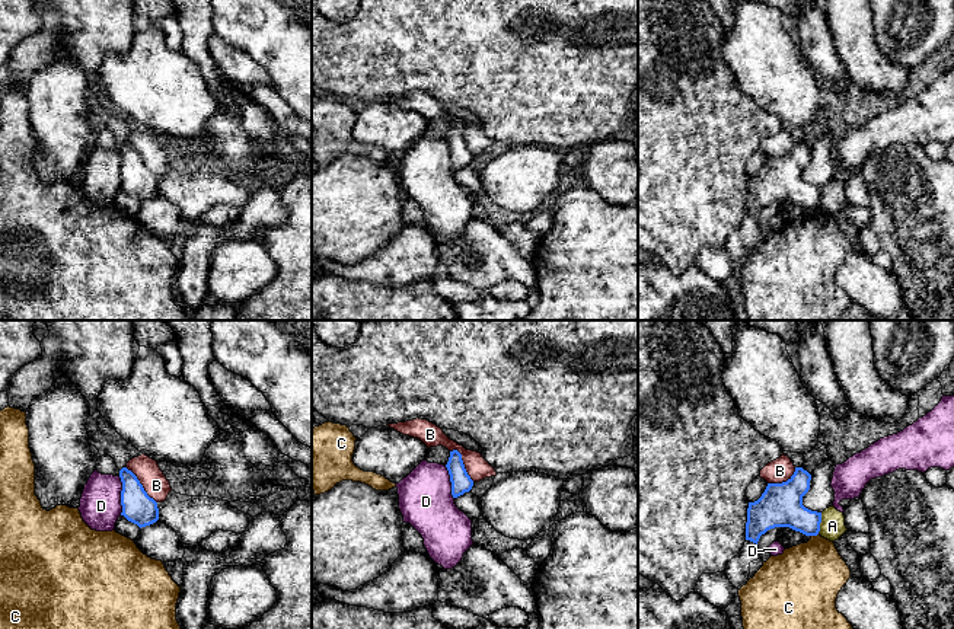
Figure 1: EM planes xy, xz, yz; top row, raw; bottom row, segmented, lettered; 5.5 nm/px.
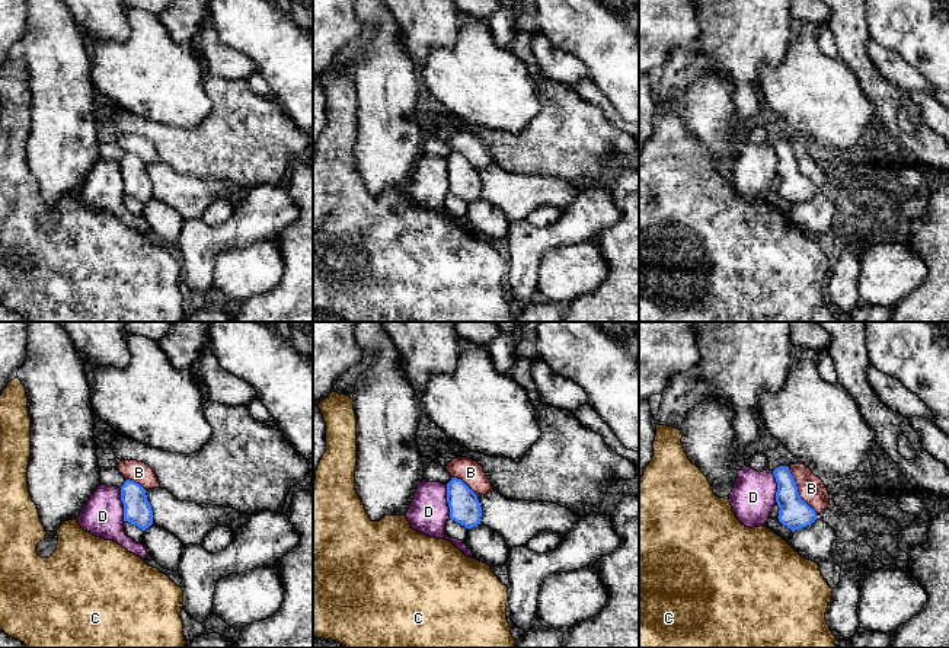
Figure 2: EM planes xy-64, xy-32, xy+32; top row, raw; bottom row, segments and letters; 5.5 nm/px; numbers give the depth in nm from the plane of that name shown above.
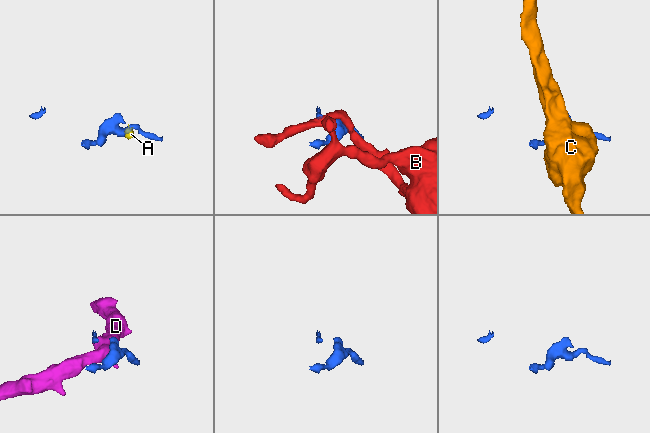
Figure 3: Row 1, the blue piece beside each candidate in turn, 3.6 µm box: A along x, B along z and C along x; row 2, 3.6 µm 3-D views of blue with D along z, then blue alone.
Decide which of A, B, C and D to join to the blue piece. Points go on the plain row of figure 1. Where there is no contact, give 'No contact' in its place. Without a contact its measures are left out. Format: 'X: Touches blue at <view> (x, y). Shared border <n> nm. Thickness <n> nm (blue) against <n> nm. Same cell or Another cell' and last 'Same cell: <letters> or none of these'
A: Touches blue at yz (820, 195). Shared border 120 nm. Thickness 240 nm (blue) against 140 nm. Another cell
B: Touches blue at xy (142, 159). Shared border 260 nm. Thickness 180 nm (blue) against 140 nm. Another cell
C: Touches blue at yz (814, 208). Shared border 40 nm. Thickness 240 nm (blue) against 380 nm. Another cell
D: Touches blue at xy (121, 169). Shared border 220 nm. Thickness 180 nm (blue) against 220 nm. Another cell
Same cell: none of these

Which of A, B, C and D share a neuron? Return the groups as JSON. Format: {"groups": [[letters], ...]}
{"groups": [["A", "D"], ["B"], ["C"]]}

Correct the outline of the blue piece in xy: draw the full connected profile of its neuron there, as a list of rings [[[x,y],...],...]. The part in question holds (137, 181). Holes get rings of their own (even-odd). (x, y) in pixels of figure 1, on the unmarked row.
[[[122,141],[119,151],[122,156],[121,189],[140,202],[156,197],[159,194],[157,176],[147,169],[137,150],[127,141]]]

